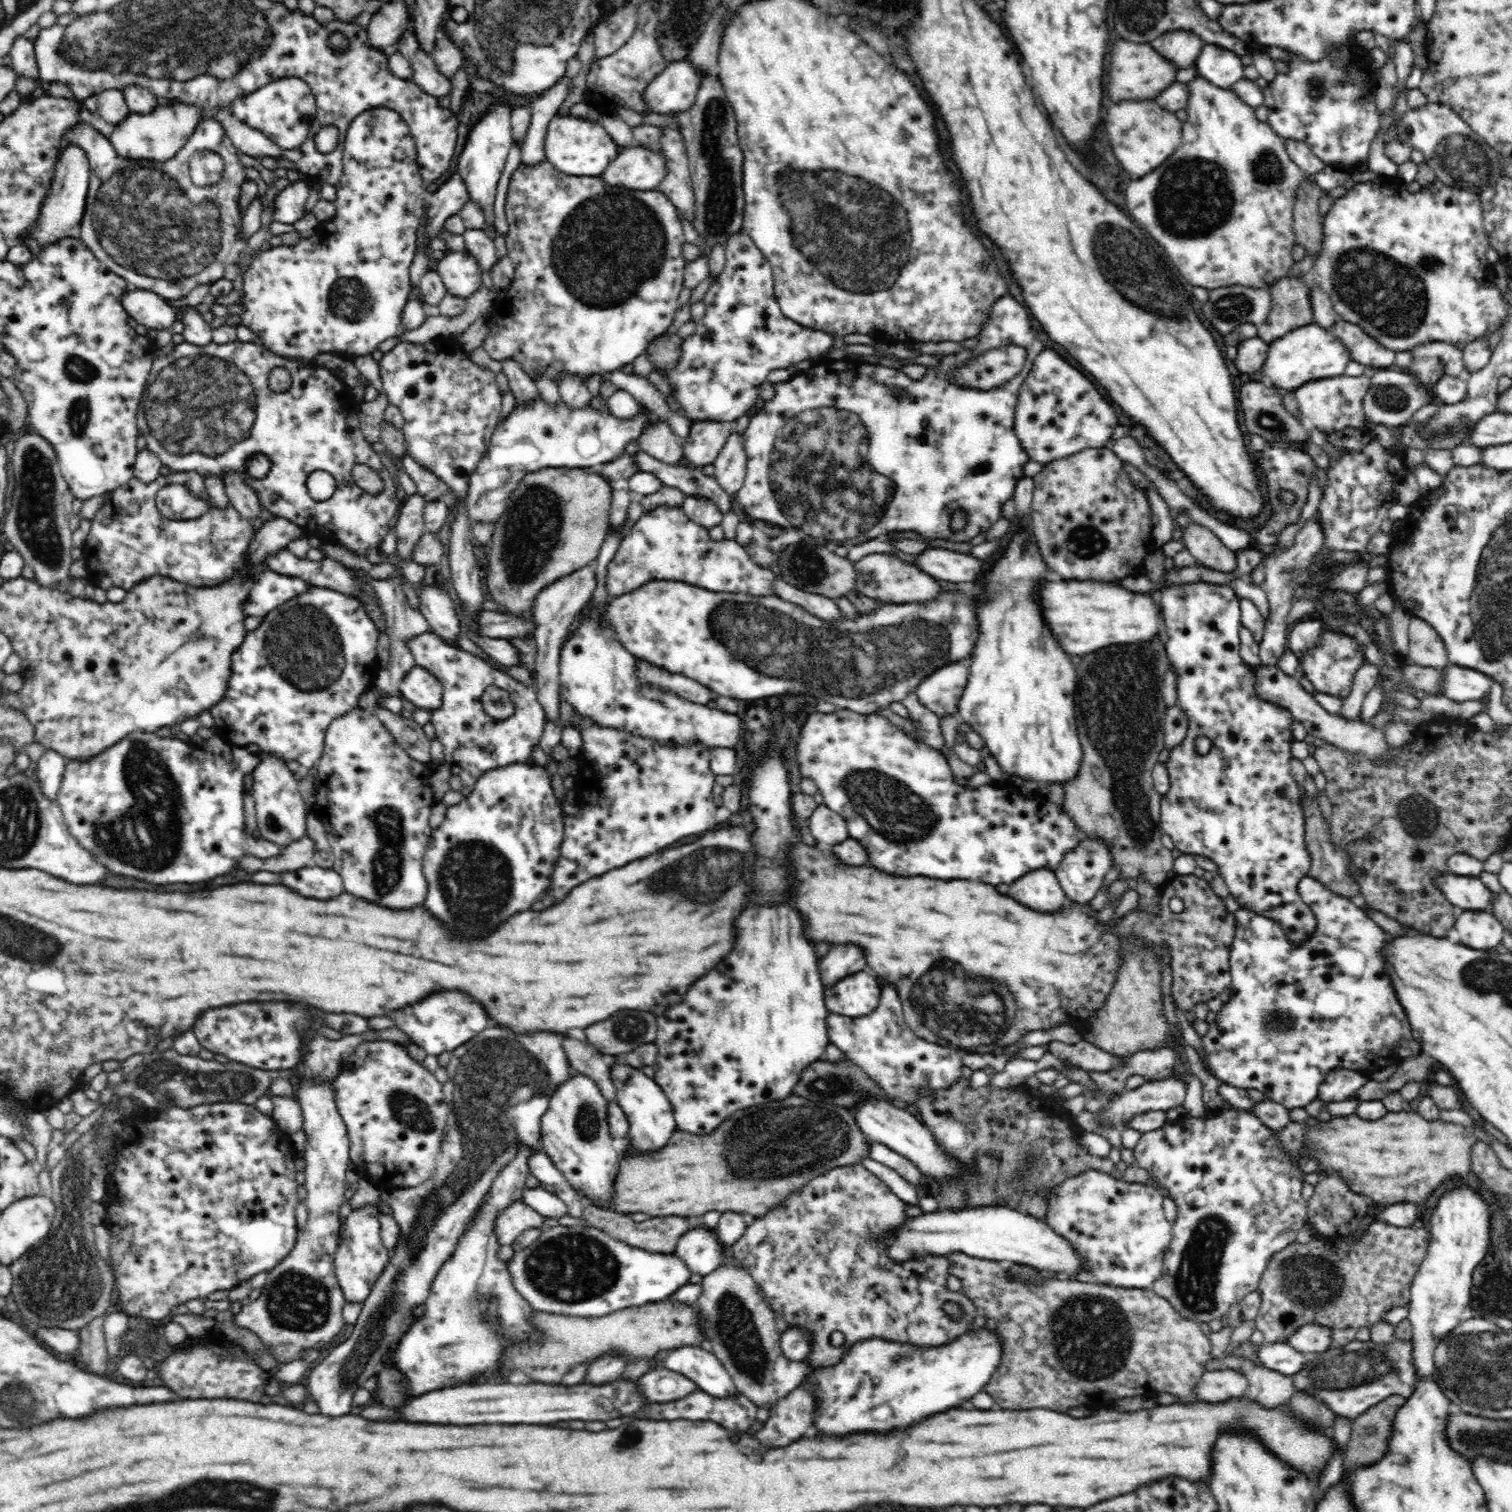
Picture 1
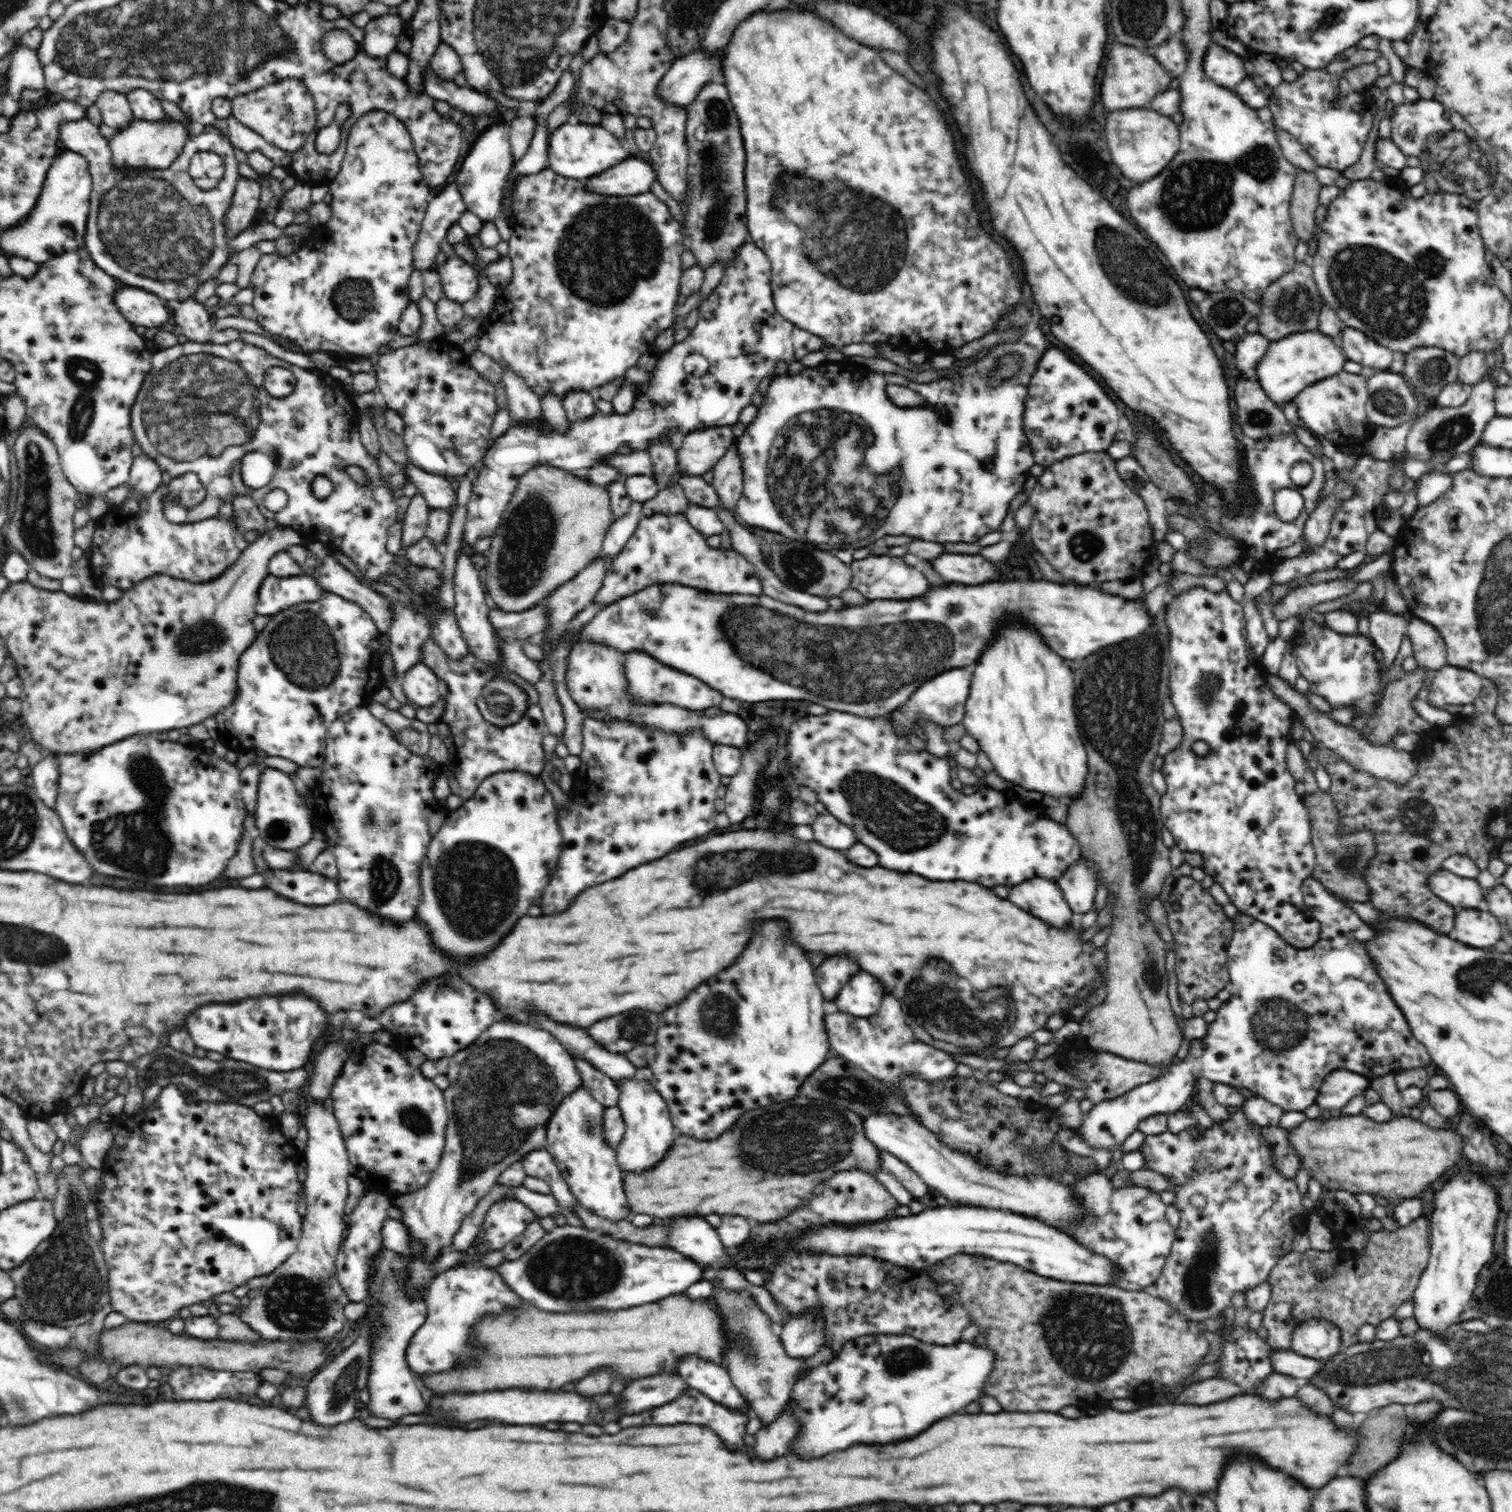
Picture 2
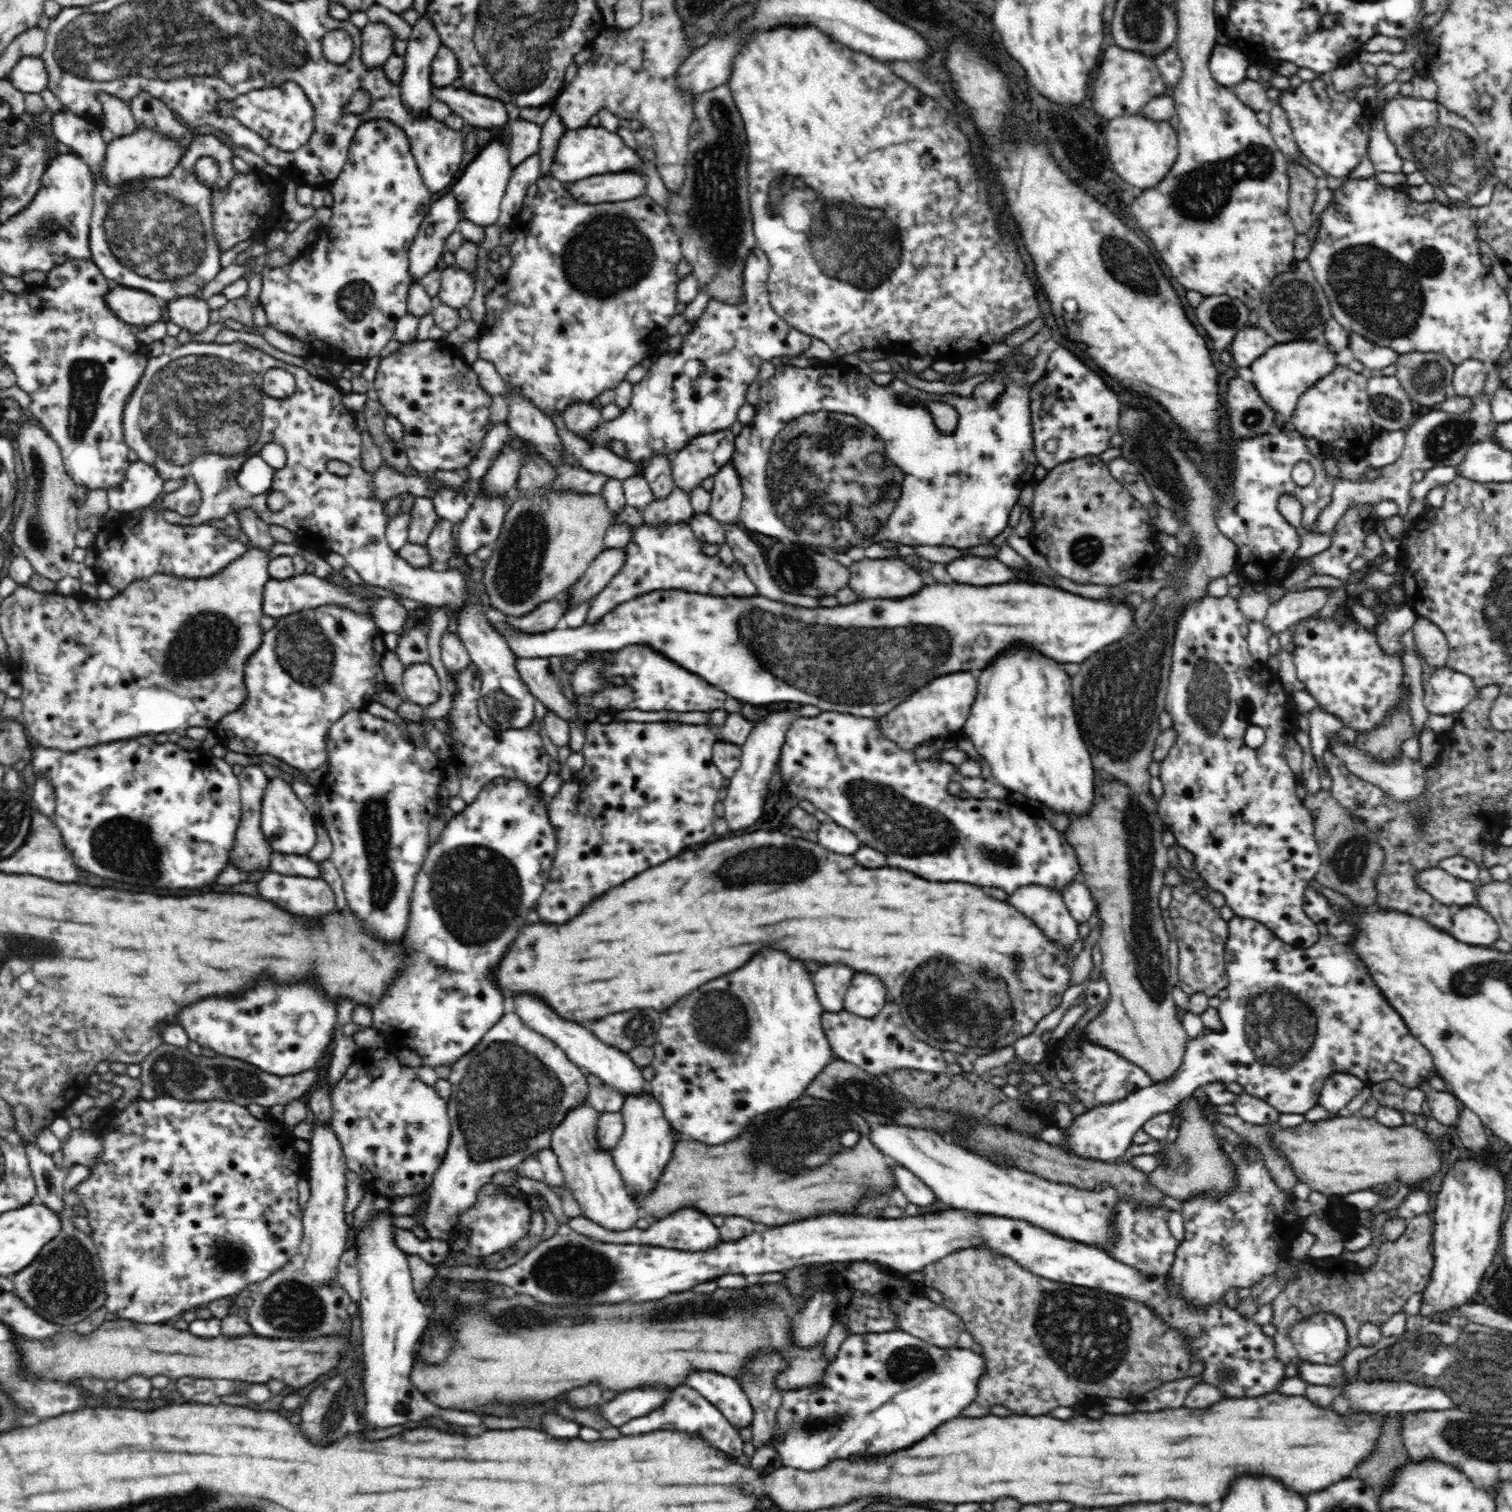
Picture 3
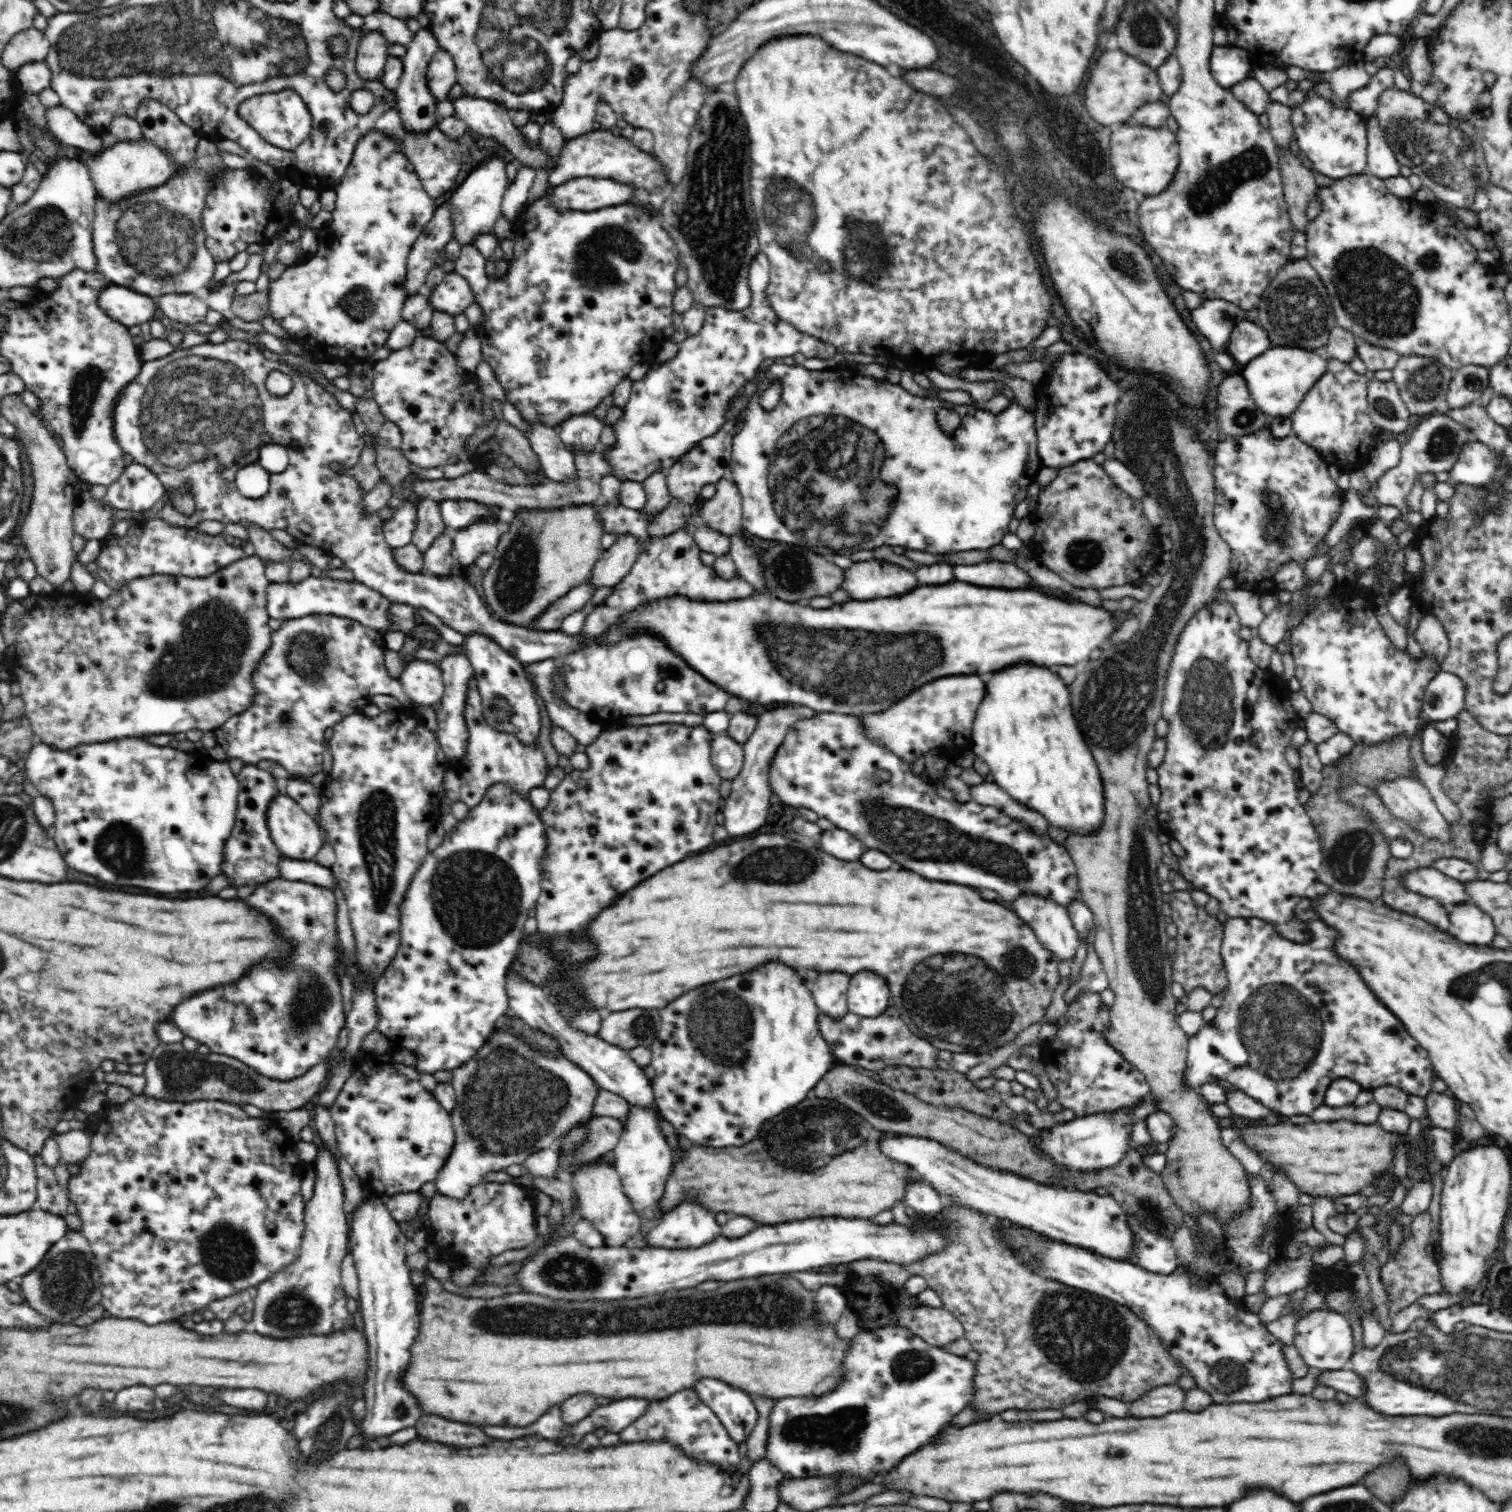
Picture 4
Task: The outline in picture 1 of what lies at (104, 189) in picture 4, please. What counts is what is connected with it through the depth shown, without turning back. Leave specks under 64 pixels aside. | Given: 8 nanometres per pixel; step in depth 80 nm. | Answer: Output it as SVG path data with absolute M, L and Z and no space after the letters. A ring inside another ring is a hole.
M170 99L169 105L157 105L149 114L130 112L120 124L116 125L109 139L118 155L126 159L147 159L156 162L167 162L176 156L188 137L200 124L200 105L184 104Z

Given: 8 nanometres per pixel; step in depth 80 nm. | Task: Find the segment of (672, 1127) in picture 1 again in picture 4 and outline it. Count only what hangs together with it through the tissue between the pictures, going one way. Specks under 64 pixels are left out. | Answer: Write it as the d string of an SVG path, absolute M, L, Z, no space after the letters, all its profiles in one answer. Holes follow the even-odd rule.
M631 1106L619 1144L608 1153L620 1176L624 1194L627 1194L639 1216L646 1220L654 1220L663 1214L658 1204L673 1172L672 1149L660 1130L660 1117L659 1112Z

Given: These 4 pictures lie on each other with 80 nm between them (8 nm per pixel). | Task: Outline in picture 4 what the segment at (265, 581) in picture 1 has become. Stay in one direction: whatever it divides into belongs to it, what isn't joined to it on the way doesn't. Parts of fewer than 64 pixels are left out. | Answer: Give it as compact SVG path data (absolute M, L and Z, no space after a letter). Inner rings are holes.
M308 576L298 584L291 582L270 582L267 588L266 611L270 618L290 620L308 614L334 614L342 618L355 620L360 624L382 632L391 630L388 610L392 601L380 594L377 590L368 588L361 582L344 581L330 577Z

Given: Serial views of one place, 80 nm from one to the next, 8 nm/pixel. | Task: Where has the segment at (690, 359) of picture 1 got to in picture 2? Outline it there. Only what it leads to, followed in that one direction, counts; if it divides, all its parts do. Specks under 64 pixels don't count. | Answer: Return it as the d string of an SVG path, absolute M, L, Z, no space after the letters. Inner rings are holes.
M752 240L744 242L736 250L736 256L730 260L730 264L725 267L718 287L699 304L699 319L696 326L690 330L689 337L675 343L670 350L658 357L656 366L651 372L651 379L641 388L641 393L635 396L632 411L623 415L606 415L597 409L594 416L585 418L584 421L569 422L568 432L554 429L548 418L543 416L540 421L526 422L526 425L514 425L512 422L512 426L504 435L491 442L491 446L479 462L477 468L479 472L467 502L467 516L463 530L463 544L466 544L466 548L472 550L476 540L480 540L482 536L486 538L486 535L492 535L498 528L520 477L533 466L550 465L566 471L580 472L596 466L598 462L602 463L604 457L618 453L618 448L624 446L624 443L633 451L648 451L650 440L656 438L664 438L664 436L672 438L678 432L686 435L694 430L733 427L739 422L738 417L742 409L752 404L752 395L756 392L762 378L773 375L777 360L787 363L800 361L806 354L828 347L826 340L798 328L777 311L772 296L771 280L771 262L766 253ZM690 354L700 354L708 360L709 369L699 378L686 373L682 365Z

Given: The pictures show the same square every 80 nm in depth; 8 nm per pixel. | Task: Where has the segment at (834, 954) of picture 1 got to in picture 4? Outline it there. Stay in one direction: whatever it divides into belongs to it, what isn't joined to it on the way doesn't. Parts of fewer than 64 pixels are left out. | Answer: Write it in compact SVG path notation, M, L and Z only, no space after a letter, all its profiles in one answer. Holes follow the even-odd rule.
M828 972L828 974L818 974L818 980L814 984L812 982L808 984L820 1012L832 1018L842 1018L848 1014L848 982L850 982L848 974Z

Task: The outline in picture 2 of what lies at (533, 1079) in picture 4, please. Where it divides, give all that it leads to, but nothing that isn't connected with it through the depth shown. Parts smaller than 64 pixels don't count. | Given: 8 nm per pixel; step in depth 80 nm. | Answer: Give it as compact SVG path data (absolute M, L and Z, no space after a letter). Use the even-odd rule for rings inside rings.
M508 1018L496 1020L472 1044L451 1056L446 1075L450 1086L443 1095L449 1124L439 1166L428 1185L390 1199L392 1206L402 1212L400 1222L406 1225L413 1242L425 1246L422 1256L417 1256L414 1249L402 1255L406 1259L404 1287L412 1299L422 1300L427 1286L422 1290L411 1288L409 1262L422 1259L431 1267L442 1254L454 1254L453 1236L464 1218L510 1164L521 1161L528 1152L545 1149L550 1116L564 1096L583 1084L574 1059L557 1038ZM526 1108L528 1116L524 1114Z

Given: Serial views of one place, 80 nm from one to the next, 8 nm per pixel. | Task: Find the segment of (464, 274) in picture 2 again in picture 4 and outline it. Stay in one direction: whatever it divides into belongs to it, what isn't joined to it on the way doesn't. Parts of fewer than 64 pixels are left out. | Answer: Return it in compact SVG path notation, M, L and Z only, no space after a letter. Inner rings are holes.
M452 271L429 293L429 298L434 310L455 315L463 313L474 302L474 292L466 278Z

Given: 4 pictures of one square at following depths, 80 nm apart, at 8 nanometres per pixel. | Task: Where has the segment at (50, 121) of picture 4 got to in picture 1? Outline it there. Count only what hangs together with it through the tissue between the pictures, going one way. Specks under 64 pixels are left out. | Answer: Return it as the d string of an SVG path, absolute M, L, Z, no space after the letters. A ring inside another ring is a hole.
M215 118L202 119L188 137L184 147L167 162L122 158L112 147L109 138L104 137L96 128L83 121L75 124L71 129L66 129L64 140L65 145L80 147L89 161L87 208L80 224L79 238L108 270L121 276L128 286L156 292L168 302L179 300L194 288L221 280L225 268L238 260L238 255L247 244L247 241L242 238L244 213L240 213L238 201L240 190L248 179L244 173L246 168L239 160L241 153L233 146L224 127ZM198 151L217 152L225 163L222 179L212 187L196 187L191 180L189 164L192 156Z

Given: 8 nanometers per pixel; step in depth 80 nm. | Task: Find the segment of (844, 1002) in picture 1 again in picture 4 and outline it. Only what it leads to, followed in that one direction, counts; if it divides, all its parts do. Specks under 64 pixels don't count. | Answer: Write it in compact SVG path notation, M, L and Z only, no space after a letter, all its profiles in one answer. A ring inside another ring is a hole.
M874 972L854 974L847 988L849 1012L861 1017L876 1018L884 1014L891 1002L890 988L886 980Z

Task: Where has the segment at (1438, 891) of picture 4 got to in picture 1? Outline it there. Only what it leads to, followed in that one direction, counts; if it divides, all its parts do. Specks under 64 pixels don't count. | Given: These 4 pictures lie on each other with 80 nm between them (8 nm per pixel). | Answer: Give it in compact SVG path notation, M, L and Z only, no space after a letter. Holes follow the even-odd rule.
M1449 871L1435 877L1435 886L1458 911L1485 911L1496 896L1479 877L1460 876Z

